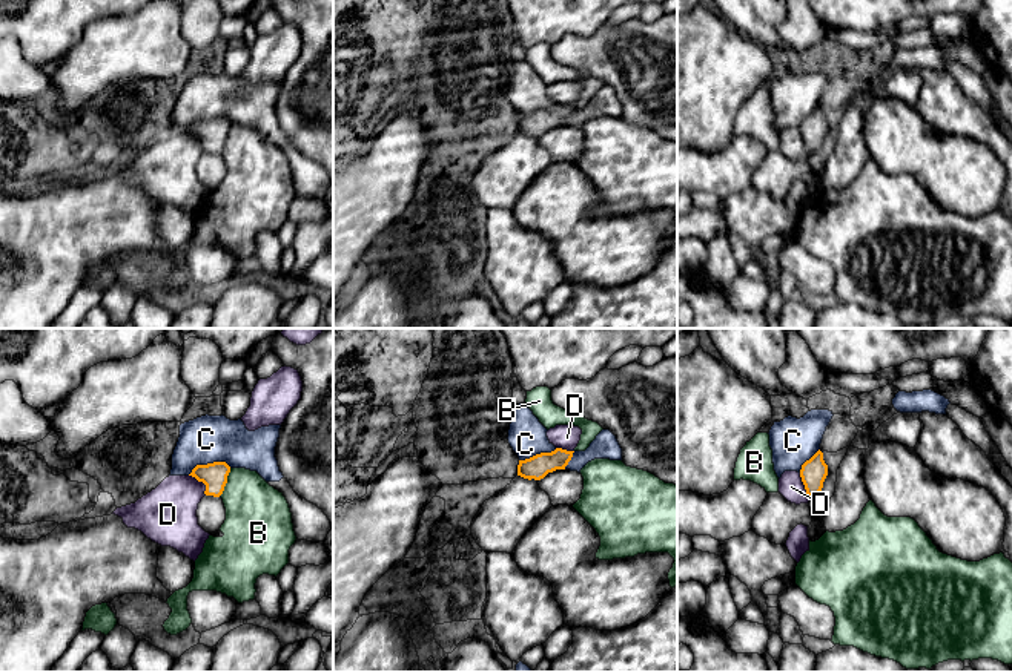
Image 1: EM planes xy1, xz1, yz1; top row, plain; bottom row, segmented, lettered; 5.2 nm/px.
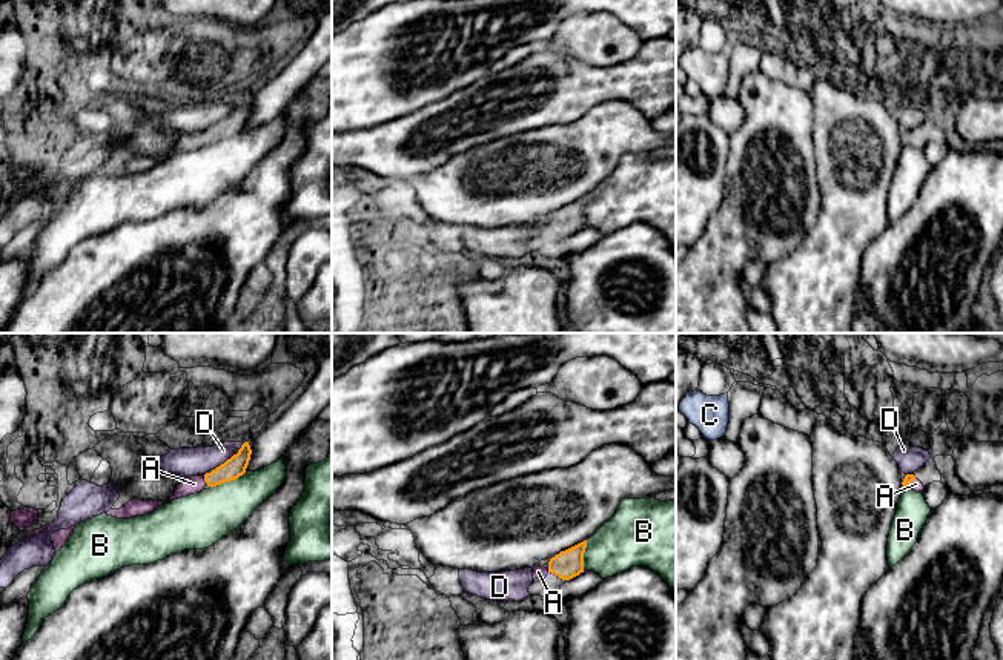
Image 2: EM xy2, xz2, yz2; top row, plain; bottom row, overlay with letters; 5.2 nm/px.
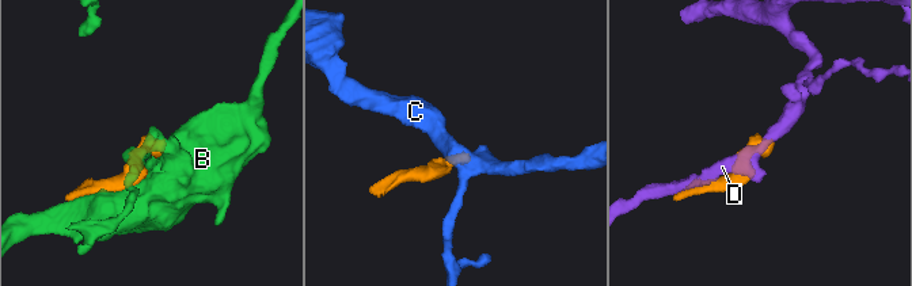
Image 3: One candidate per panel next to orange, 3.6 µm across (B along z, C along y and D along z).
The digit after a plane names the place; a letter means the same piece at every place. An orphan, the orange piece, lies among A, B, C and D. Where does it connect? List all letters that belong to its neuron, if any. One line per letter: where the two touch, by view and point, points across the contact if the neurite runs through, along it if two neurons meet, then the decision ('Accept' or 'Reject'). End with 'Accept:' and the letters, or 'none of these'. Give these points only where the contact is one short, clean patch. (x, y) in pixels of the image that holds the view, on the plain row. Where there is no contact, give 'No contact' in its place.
A: Touches orange at xy2 (205, 135). Path across: xy2 (232, 125), (212, 135), (205, 135), (194, 140). Accept
B: Touches orange at xy2 (228, 137). Reject
C: Touches orange at xy1 (209, 120). Boundary: xy1 (231, 123), (224, 118), (198, 120), (188, 131). Reject
D: Touches orange at xy2 (231, 114). Reject
Accept: A

